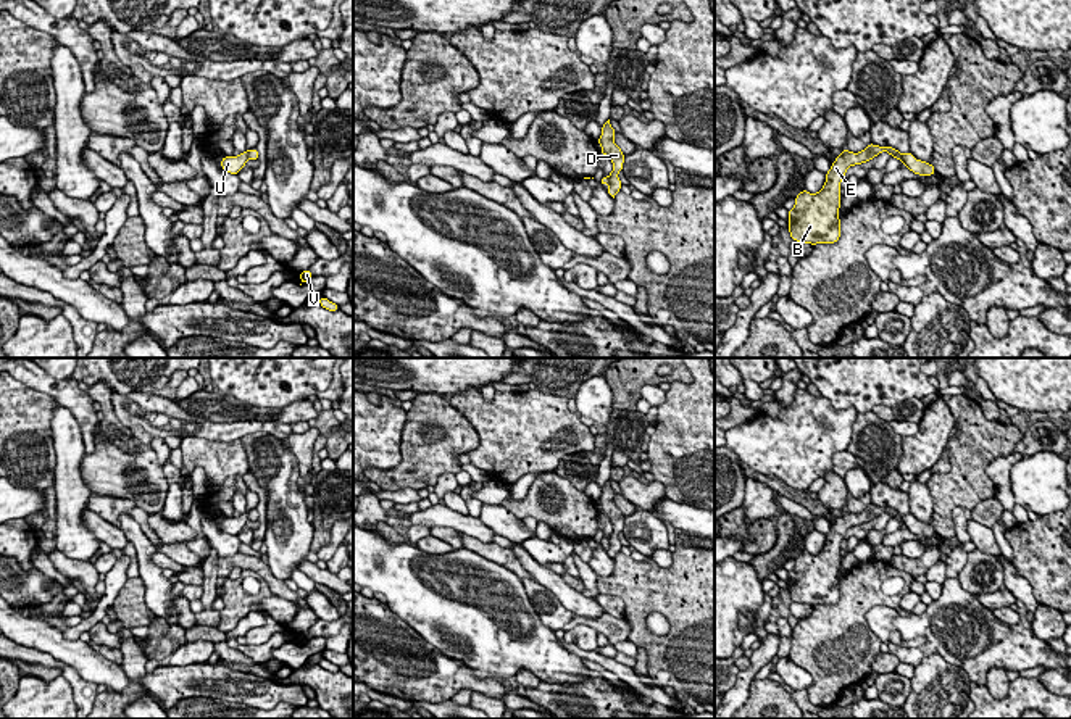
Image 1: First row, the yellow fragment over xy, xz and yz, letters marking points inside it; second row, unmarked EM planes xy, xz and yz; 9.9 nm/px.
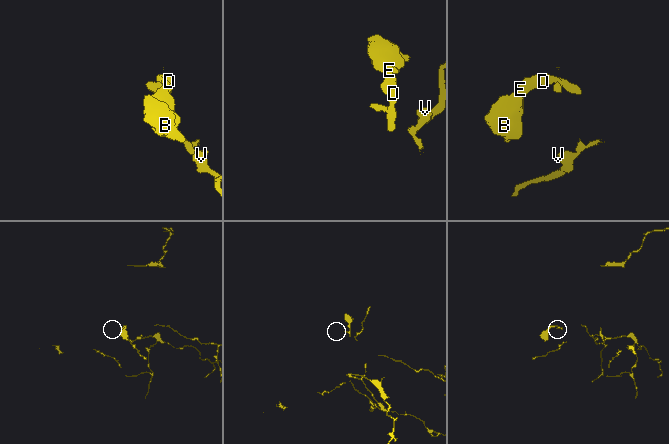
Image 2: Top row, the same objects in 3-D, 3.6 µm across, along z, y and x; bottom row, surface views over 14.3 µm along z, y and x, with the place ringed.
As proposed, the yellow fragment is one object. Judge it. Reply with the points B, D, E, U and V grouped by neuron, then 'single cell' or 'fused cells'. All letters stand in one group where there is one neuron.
B D E / U V; fused cells

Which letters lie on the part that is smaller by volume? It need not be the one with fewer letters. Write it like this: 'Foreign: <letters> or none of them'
Foreign: B, D, E

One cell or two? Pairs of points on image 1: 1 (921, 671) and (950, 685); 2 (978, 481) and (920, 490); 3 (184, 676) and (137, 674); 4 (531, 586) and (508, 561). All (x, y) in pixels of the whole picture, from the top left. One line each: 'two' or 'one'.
1: one
2: two
3: two
4: two

